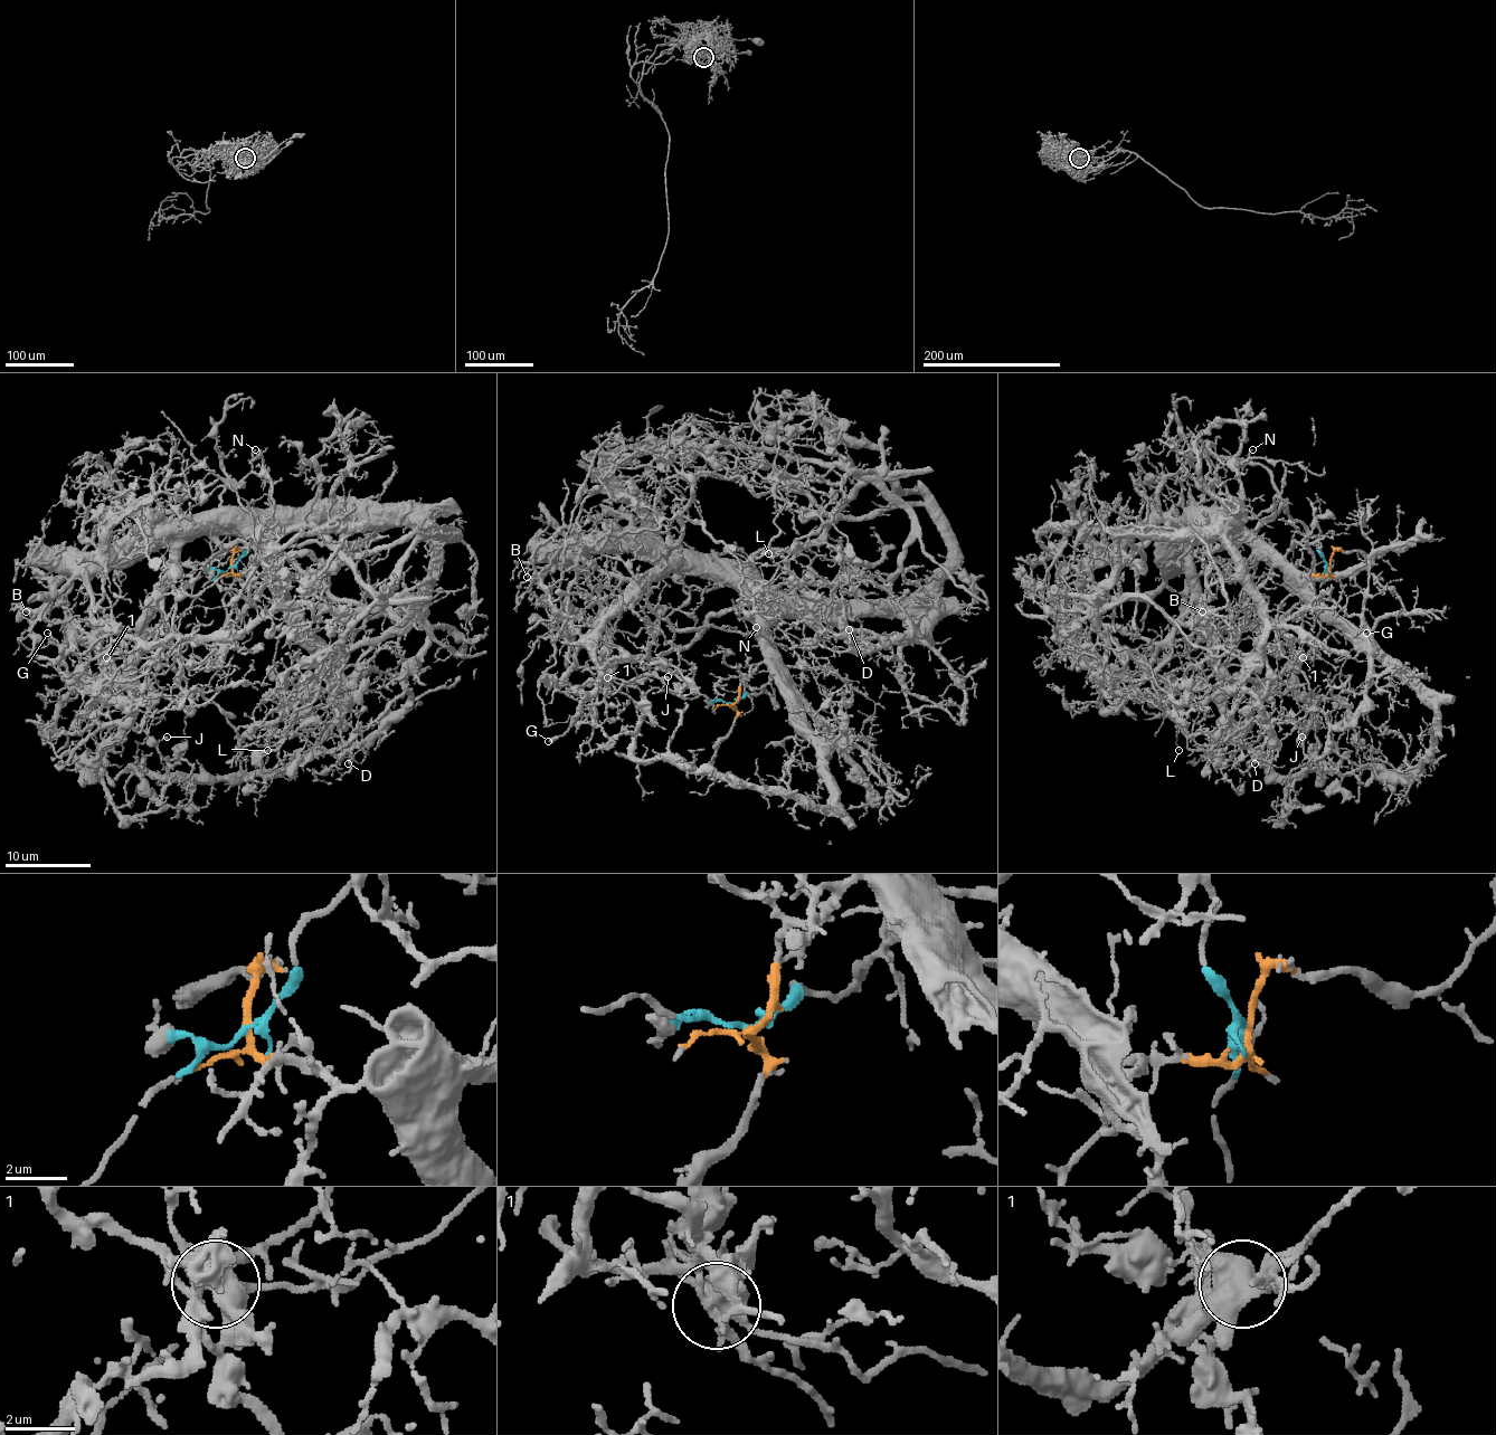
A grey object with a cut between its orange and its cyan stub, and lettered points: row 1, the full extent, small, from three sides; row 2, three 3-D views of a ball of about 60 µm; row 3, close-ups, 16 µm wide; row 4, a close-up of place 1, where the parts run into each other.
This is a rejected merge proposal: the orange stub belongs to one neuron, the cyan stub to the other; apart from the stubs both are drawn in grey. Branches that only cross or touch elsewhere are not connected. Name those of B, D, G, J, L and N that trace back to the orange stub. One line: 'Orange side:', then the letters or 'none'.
Orange side: B, D

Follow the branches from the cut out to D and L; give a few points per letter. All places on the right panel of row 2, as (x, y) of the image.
D: (1328, 568), (1288, 582), (1229, 524), (1265, 646), (1246, 678), (1269, 731), (1255, 763)
L: (1328, 568), (1318, 655), (1303, 659), (1278, 625), (1246, 661), (1142, 697), (1152, 693), (1186, 728), (1180, 751)

